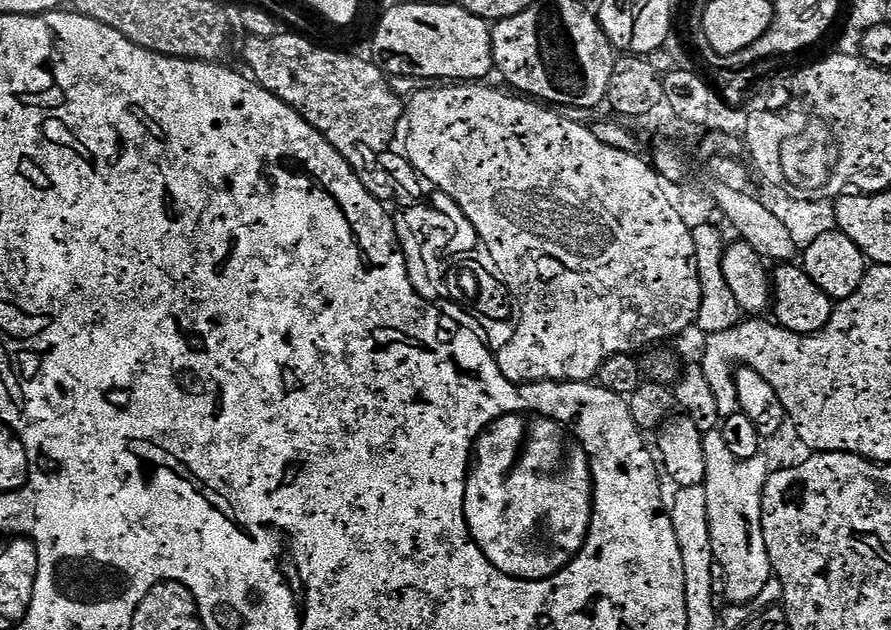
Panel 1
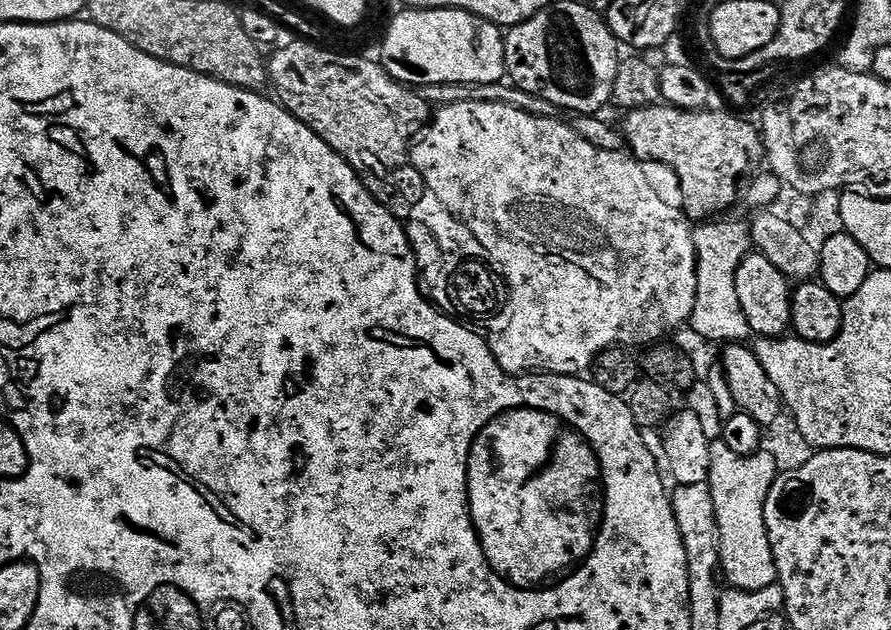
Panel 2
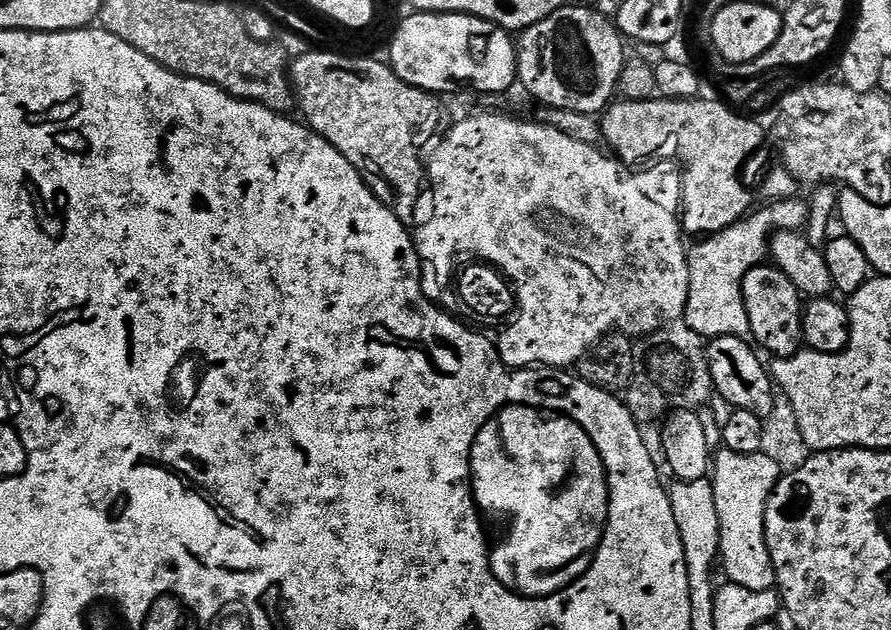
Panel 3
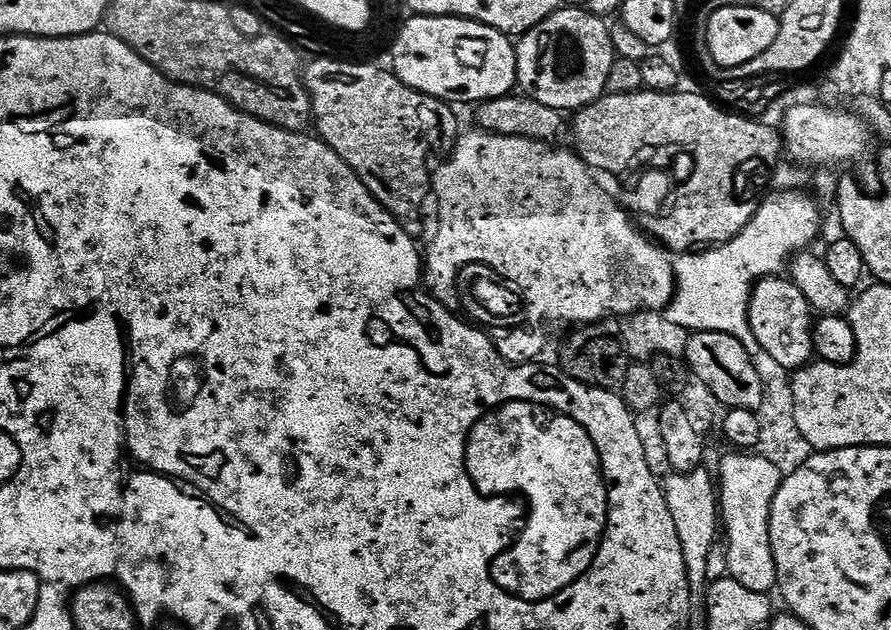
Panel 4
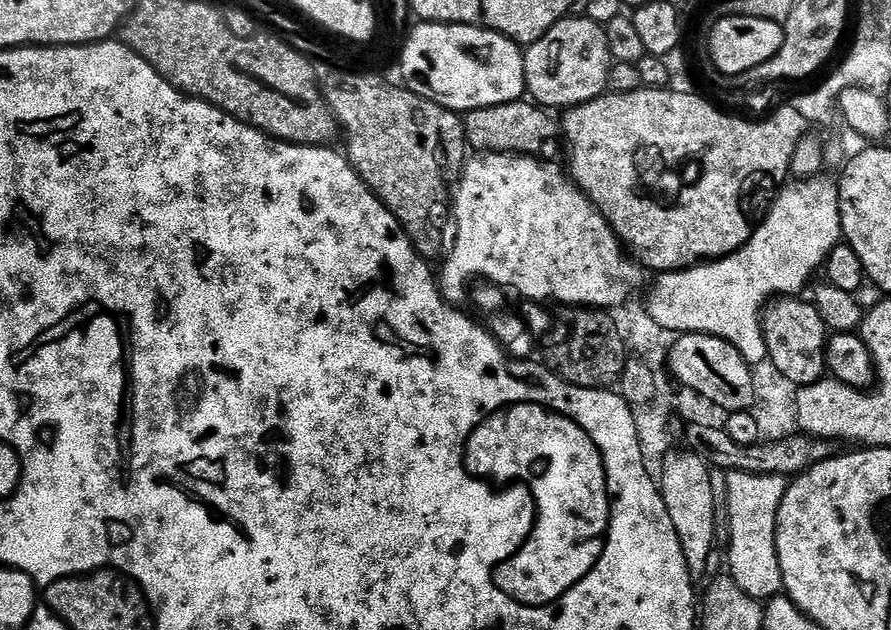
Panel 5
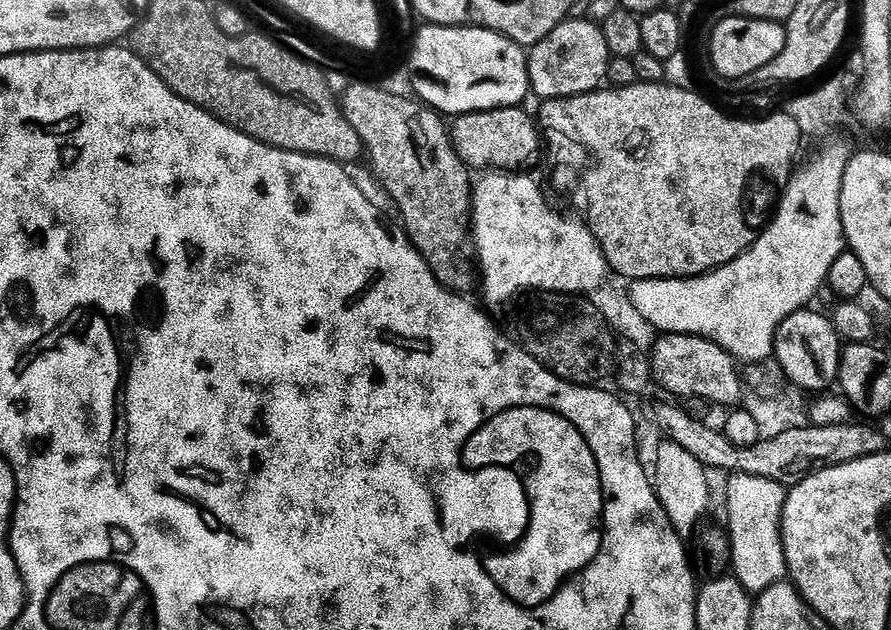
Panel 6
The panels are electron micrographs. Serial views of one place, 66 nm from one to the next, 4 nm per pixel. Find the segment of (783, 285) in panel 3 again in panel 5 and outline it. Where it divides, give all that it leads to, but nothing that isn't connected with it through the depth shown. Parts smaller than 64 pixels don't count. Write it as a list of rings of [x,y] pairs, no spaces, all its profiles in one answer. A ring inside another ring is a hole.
[[[796,296],[773,299],[762,313],[768,359],[797,386],[812,384],[825,375],[826,327],[814,303]]]

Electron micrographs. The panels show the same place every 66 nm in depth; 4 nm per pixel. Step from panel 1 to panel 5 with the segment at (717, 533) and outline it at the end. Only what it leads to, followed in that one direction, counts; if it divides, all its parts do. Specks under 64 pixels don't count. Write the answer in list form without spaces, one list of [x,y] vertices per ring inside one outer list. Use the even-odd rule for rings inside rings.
[[[733,472],[728,475],[728,532],[732,535],[732,545],[728,548],[728,564],[732,567],[730,577],[750,596],[761,602],[767,602],[781,593],[784,587],[782,570],[778,566],[776,549],[776,519],[782,498],[786,494],[789,481],[783,476],[769,472]]]

